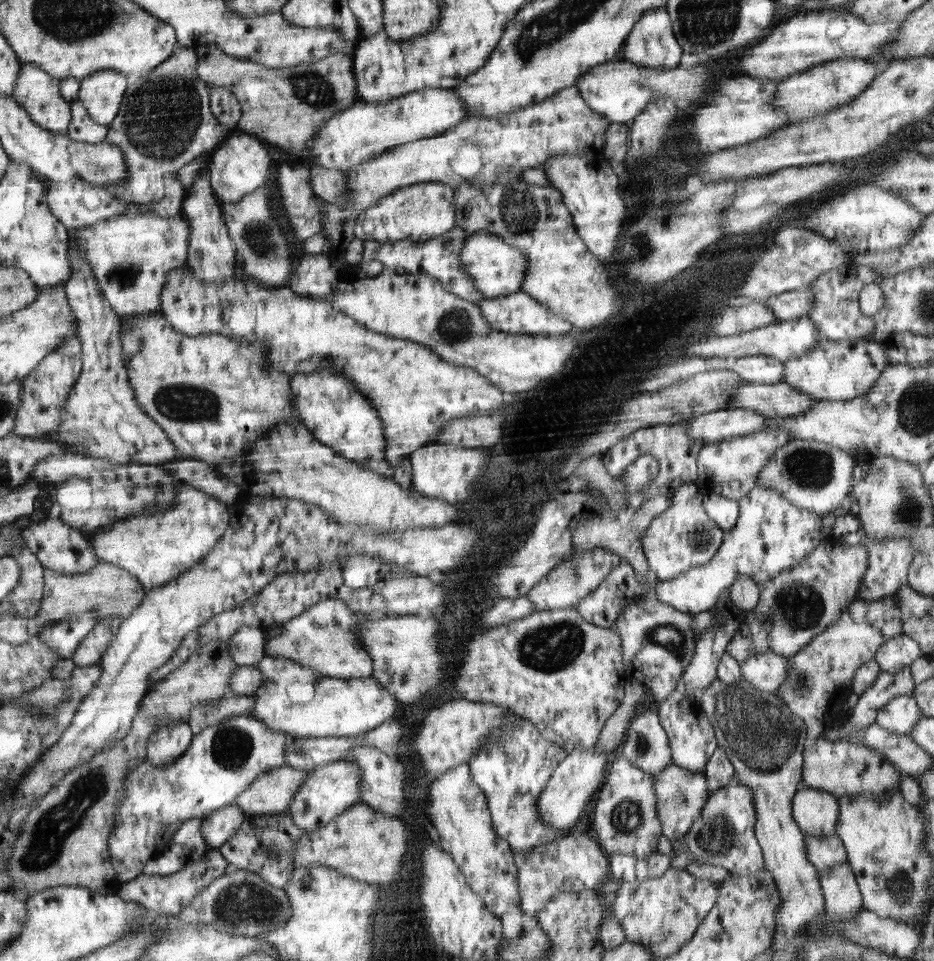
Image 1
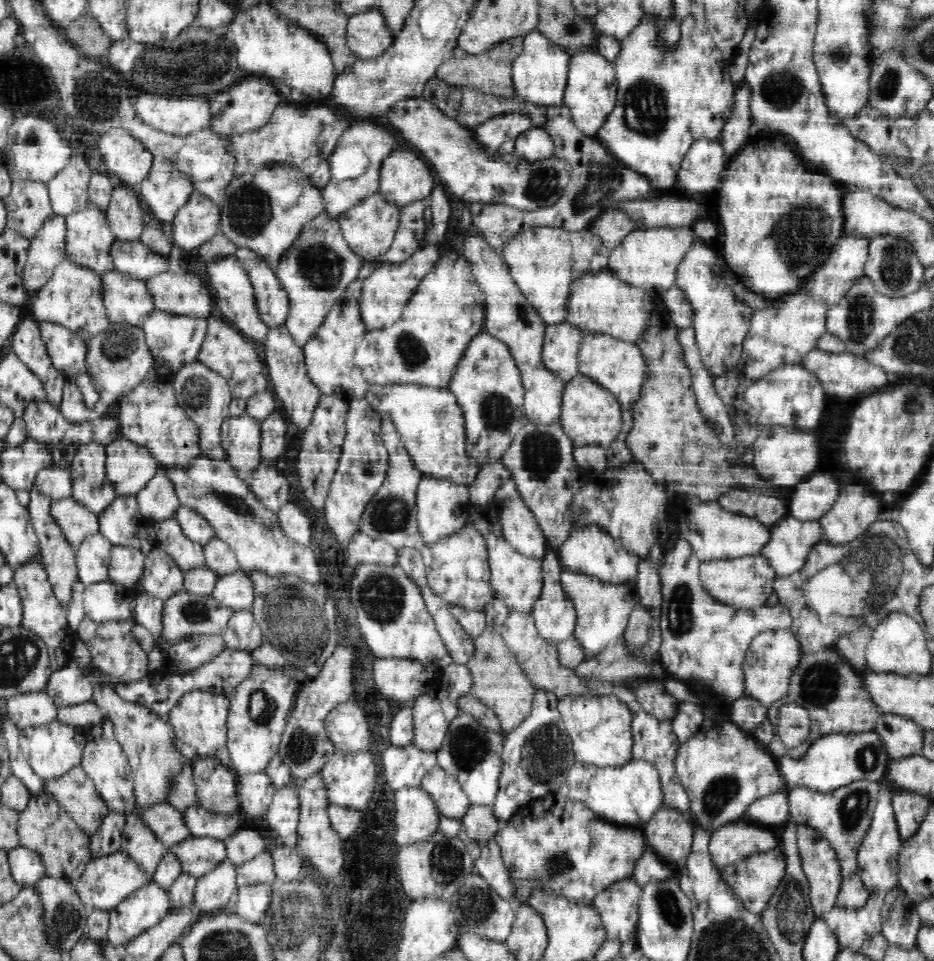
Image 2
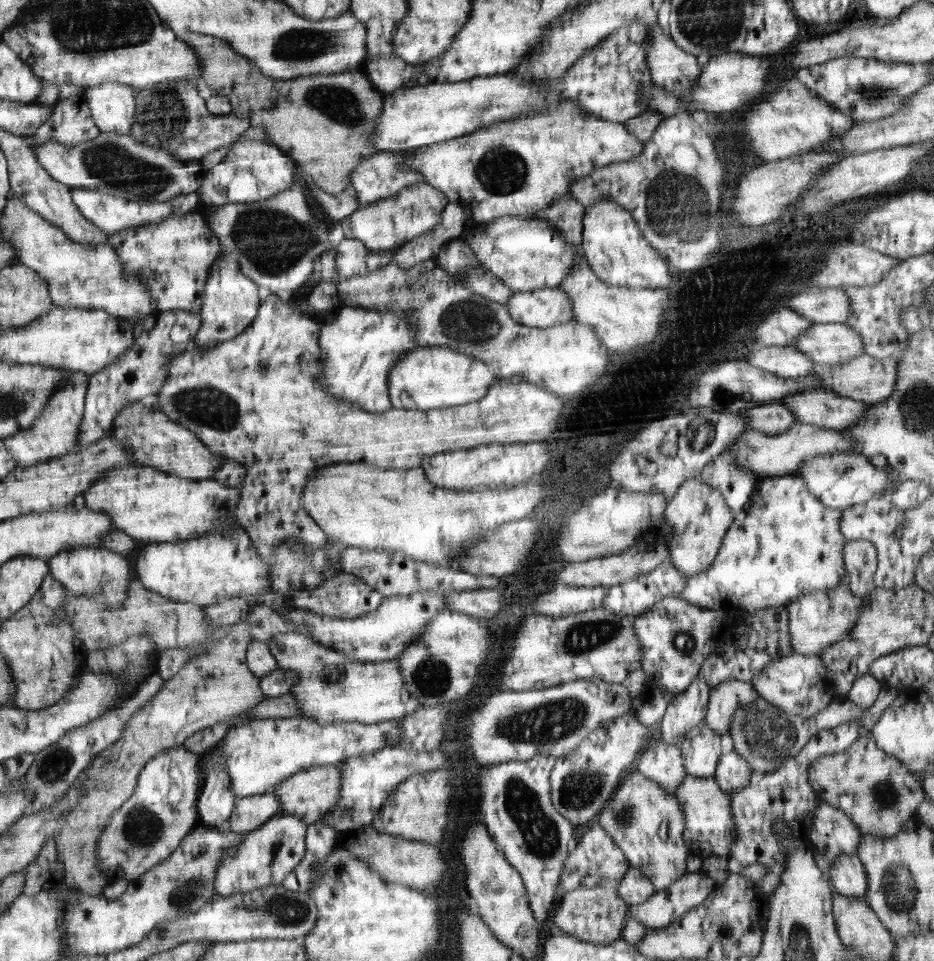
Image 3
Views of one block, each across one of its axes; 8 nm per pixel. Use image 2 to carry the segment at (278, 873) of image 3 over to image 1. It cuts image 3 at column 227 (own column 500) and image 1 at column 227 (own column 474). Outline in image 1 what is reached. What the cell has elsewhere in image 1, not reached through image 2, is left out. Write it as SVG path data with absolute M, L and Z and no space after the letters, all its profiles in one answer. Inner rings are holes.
M207 848L204 853L205 858L203 858L201 862L191 864L181 871L167 875L141 875L126 883L122 883L119 885L117 895L123 900L134 900L145 905L145 907L153 911L155 915L176 914L182 908L185 908L202 888L209 886L210 882L225 875L228 869L230 869L230 866L223 859L218 848Z

